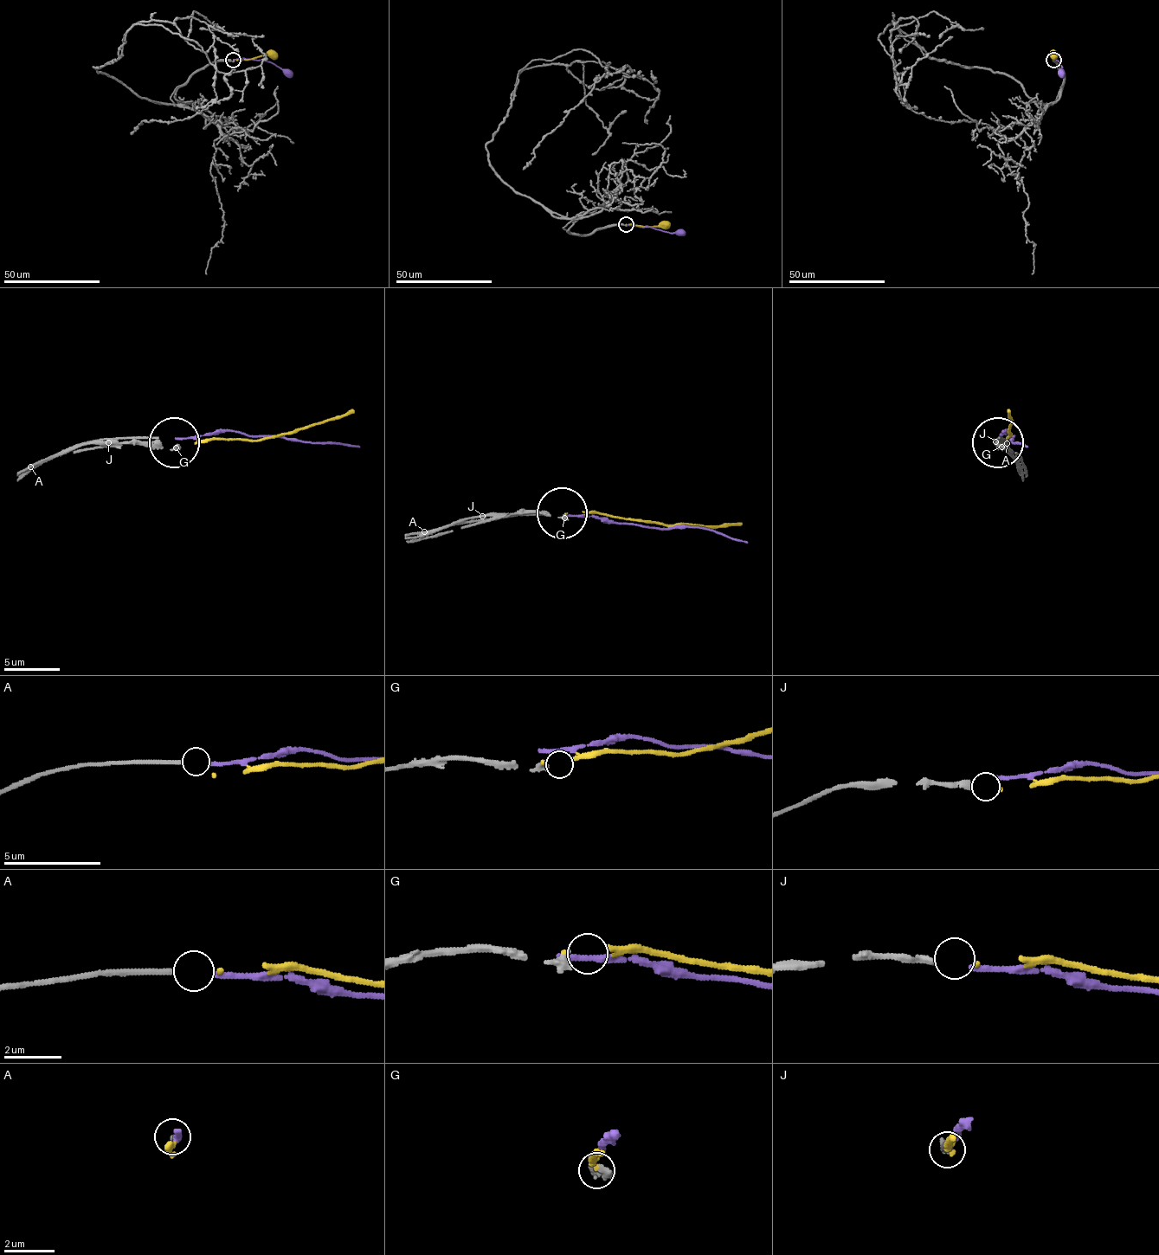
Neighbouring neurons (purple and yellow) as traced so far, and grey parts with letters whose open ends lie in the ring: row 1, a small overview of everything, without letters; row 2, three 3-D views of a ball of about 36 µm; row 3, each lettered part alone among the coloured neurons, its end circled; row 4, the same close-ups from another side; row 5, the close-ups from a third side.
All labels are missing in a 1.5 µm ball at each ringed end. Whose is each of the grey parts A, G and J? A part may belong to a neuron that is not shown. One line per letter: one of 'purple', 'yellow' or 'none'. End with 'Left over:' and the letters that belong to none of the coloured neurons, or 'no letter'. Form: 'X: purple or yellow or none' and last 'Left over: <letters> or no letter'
A: purple
G: none
J: yellow
Left over: G

